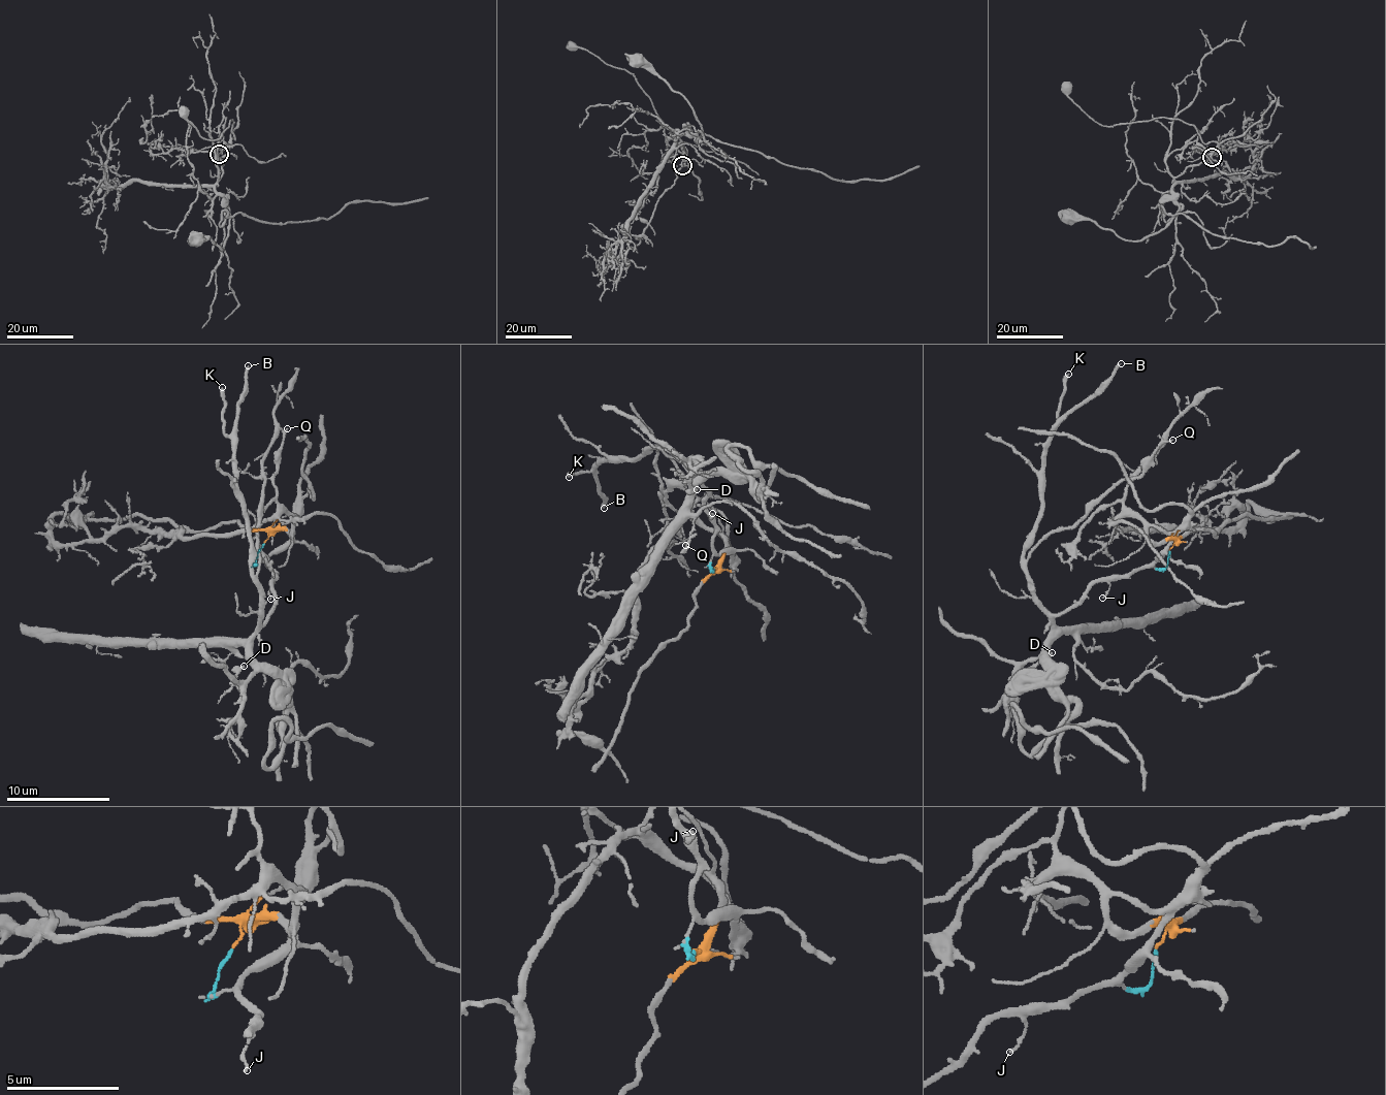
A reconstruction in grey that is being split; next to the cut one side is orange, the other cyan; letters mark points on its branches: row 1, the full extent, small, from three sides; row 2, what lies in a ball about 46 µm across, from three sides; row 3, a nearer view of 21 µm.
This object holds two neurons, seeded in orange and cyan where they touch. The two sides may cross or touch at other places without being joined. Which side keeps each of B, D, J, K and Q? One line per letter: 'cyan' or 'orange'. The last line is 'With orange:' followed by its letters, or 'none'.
B: cyan
D: cyan
J: cyan
K: cyan
Q: orange
With orange: Q

